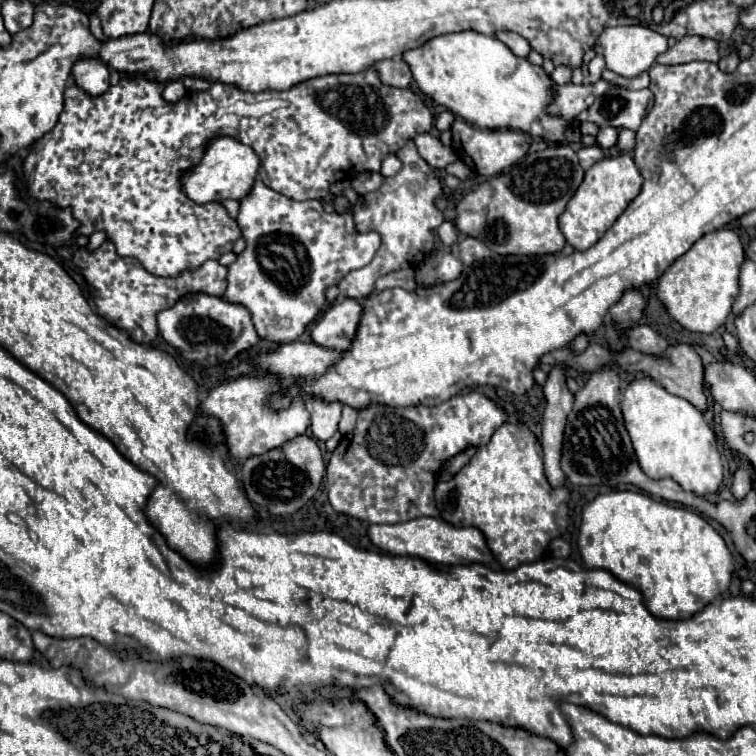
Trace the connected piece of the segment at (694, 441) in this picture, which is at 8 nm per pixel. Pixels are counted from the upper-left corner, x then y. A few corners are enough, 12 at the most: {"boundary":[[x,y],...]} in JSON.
{"boundary":[[650,377],[622,415],[648,477],[718,491],[722,457],[700,409]]}

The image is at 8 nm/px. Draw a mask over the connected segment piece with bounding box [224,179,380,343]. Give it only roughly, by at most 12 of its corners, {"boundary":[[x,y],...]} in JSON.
{"boundary":[[256,179],[224,299],[296,341],[380,235]]}

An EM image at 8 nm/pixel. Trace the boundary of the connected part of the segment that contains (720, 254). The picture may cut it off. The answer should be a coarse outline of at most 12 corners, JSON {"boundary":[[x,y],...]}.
{"boundary":[[732,229],[700,237],[658,279],[674,321],[726,323],[744,249]]}

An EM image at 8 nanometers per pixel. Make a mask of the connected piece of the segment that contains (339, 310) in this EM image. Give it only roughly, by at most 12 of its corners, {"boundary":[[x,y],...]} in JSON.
{"boundary":[[342,299],[312,327],[312,341],[346,351],[352,347],[362,303]]}

